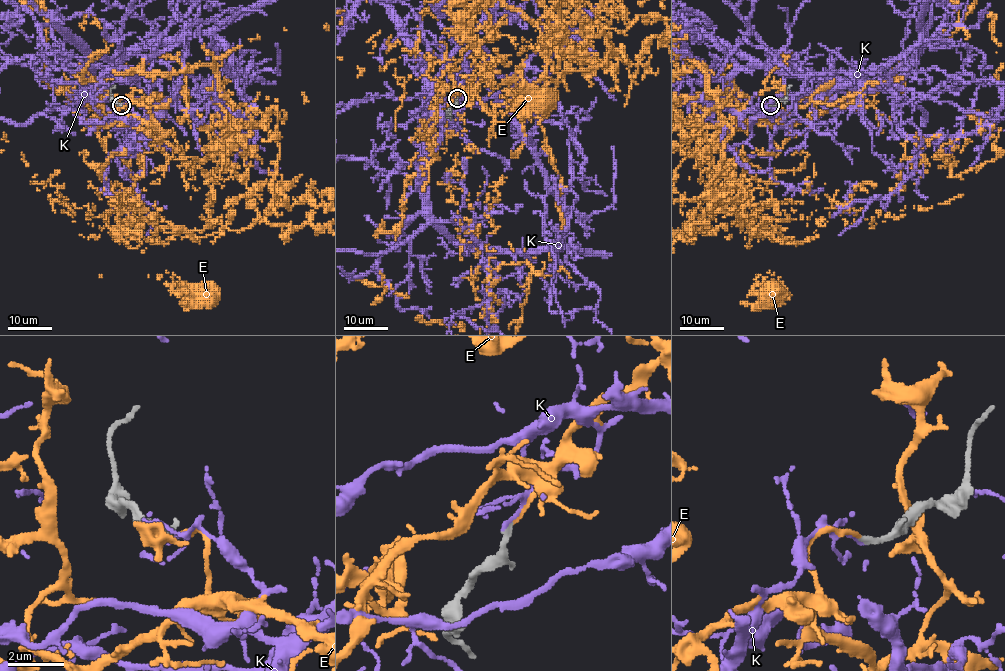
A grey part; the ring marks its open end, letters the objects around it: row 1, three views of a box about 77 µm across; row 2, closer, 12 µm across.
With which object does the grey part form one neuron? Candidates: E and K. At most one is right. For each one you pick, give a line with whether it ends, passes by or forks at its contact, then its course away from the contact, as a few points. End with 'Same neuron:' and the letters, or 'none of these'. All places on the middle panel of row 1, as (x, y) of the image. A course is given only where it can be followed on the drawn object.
E: it ends there
Same neuron: E

